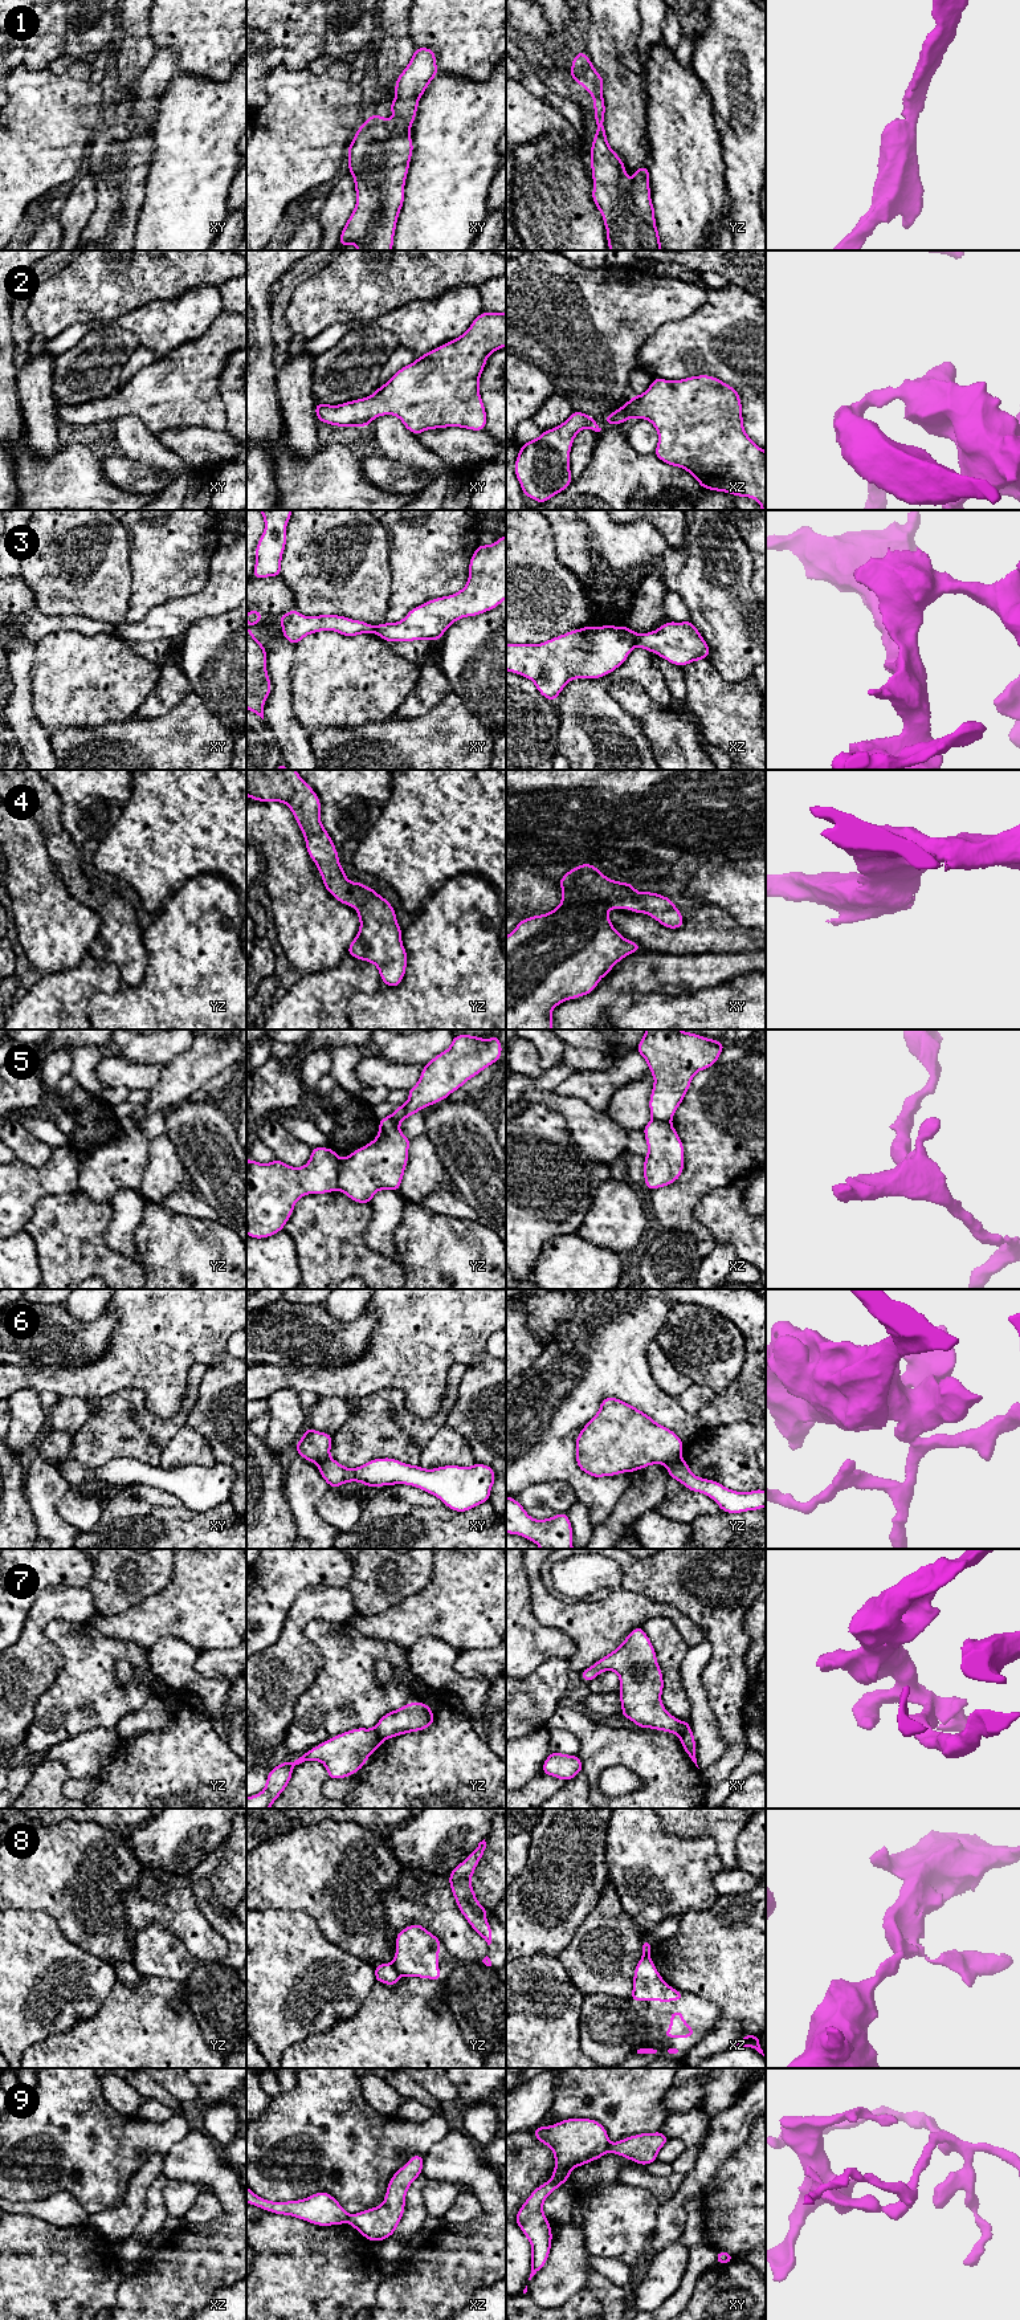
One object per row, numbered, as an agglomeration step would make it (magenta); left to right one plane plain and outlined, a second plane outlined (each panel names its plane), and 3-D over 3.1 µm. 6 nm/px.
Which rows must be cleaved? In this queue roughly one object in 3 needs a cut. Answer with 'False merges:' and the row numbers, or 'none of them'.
False merges: 3, 5, 6, 8, 9

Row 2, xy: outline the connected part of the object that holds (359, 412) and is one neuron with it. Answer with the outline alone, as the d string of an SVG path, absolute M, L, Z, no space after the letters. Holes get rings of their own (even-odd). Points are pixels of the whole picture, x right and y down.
M482 311L461 337L404 366L371 396L338 405L315 401L317 420L336 427L368 427L379 416L395 415L416 436L425 429L448 427L485 431L486 411L478 390L480 376L487 356L505 346L506 313Z

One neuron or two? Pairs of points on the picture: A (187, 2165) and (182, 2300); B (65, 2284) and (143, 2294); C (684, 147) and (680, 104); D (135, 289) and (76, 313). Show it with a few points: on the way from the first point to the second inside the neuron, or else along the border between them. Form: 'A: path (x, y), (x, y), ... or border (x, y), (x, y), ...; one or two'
A: path (224, 2190), (229, 2196), (229, 2231), (198, 2263); one
B: border (123, 2279), (117, 2290), (117, 2300), (111, 2306); two
C: path (684, 137), (685, 117), (682, 114); one
D: path (121, 289), (98, 289), (89, 298); one

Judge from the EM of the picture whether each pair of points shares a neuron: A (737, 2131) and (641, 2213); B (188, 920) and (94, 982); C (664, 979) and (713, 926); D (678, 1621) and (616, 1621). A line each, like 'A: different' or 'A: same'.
A: different
B: different
C: different
D: same

